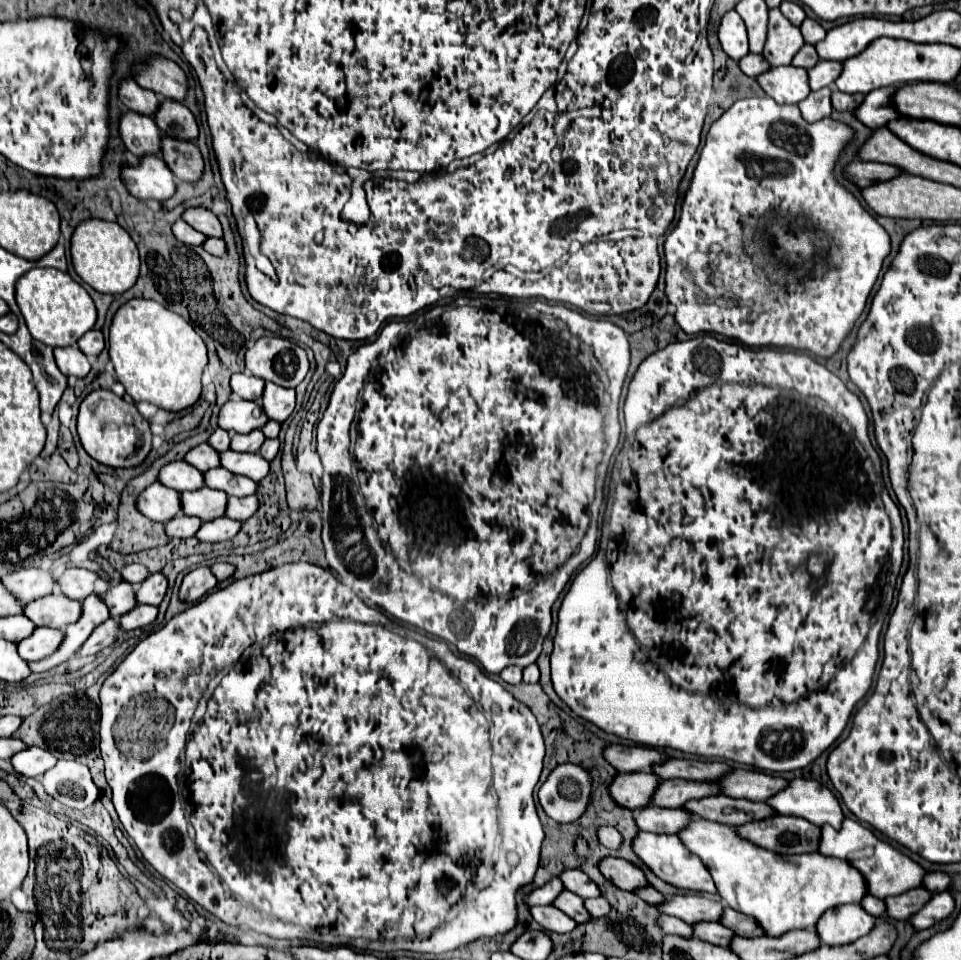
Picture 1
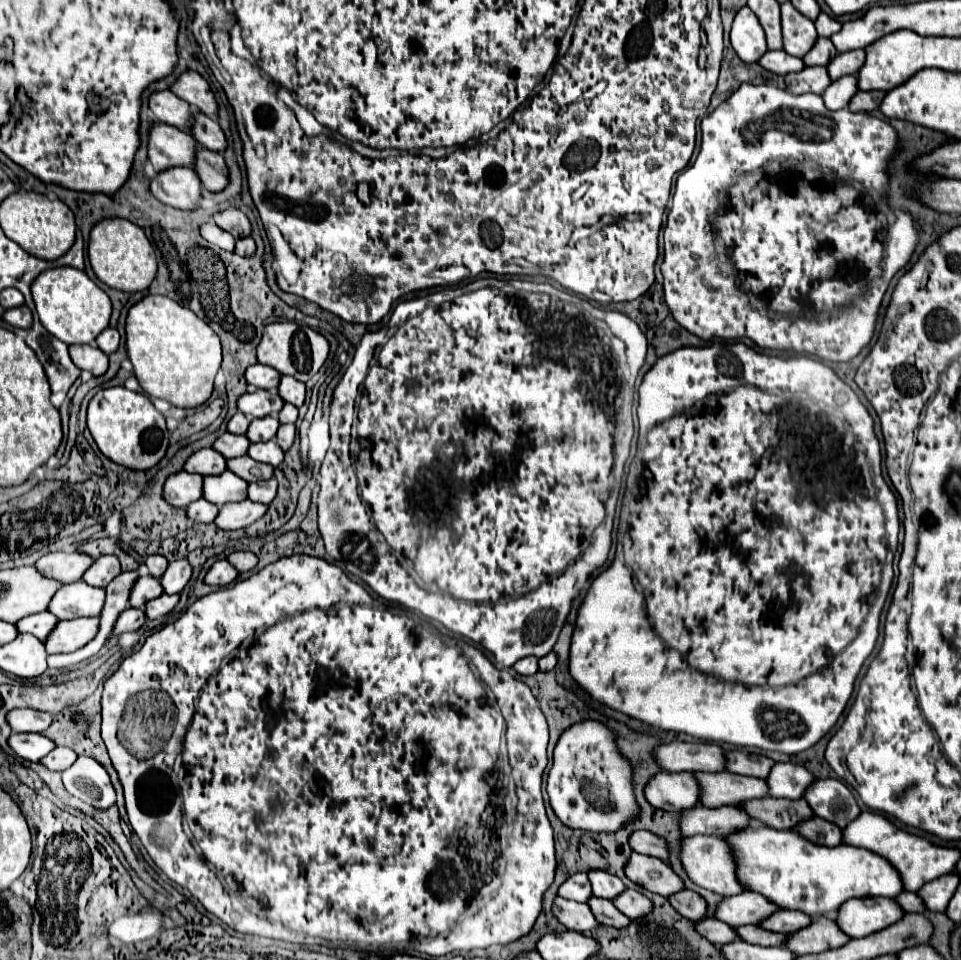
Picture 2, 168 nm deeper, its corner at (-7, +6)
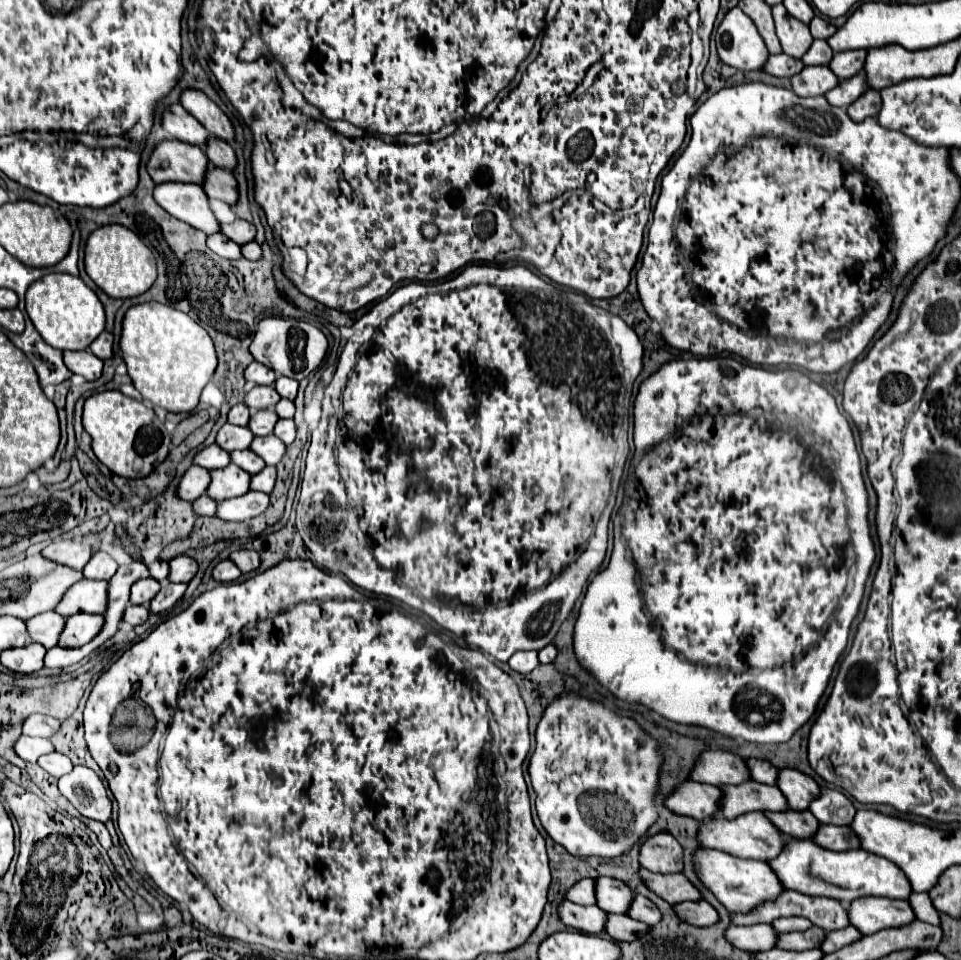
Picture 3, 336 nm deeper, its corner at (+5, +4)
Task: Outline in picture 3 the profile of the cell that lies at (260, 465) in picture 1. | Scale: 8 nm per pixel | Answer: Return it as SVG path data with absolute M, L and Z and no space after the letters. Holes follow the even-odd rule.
M271 433L265 437L255 437L249 447L253 453L257 453L267 465L277 465L285 453L285 445Z

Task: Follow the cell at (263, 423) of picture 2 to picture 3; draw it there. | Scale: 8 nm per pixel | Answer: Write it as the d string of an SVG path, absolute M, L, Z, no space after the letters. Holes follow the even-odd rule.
M263 409L263 411L255 411L251 415L251 421L249 421L249 429L255 437L263 437L263 435L269 435L277 423L277 413L271 411L271 409Z

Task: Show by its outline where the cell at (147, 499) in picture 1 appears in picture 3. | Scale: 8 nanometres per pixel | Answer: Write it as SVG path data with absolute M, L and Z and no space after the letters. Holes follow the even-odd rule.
M189 467L179 485L177 485L177 497L183 501L195 501L199 495L205 493L207 485L209 485L209 471L201 469L201 467Z

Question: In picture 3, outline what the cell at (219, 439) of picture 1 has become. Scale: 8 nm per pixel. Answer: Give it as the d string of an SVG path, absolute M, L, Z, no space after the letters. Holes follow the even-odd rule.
M237 403L235 407L231 407L229 415L227 415L227 423L231 425L247 425L249 421L249 409L243 405L243 403Z

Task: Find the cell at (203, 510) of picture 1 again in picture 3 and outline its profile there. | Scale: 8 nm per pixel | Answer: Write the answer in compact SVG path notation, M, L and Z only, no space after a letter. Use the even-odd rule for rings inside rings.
M227 465L223 469L211 471L211 483L207 487L207 497L213 501L223 501L231 497L245 495L249 491L249 473L239 469L237 465Z

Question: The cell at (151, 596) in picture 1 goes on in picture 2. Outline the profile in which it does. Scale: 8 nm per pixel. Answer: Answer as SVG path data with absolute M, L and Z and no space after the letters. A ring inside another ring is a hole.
M179 559L179 561L169 563L165 575L161 577L165 593L181 593L183 587L189 583L191 575L193 575L193 567L187 559Z

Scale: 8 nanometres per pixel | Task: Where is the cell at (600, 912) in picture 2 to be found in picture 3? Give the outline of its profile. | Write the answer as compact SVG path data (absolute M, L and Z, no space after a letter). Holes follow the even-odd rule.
M607 915L605 919L605 933L611 935L615 941L633 941L649 927L645 923L637 923L627 915Z

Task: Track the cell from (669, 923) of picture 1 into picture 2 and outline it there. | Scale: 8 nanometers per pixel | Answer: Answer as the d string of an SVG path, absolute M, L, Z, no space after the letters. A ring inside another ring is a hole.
M701 919L697 921L697 927L699 927L699 933L703 937L707 937L711 943L733 943L733 941L739 941L739 935L735 931L735 927L719 921L719 919Z

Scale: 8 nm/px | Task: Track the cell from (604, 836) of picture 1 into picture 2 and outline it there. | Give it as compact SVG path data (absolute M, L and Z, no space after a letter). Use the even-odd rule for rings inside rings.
M635 831L631 835L631 849L641 855L651 855L663 861L669 861L669 847L667 841L651 831Z

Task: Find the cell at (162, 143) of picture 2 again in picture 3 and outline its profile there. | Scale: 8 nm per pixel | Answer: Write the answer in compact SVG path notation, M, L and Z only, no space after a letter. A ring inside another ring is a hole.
M165 139L157 143L147 163L147 173L155 183L203 183L205 171L207 157L203 149L199 149L199 145L187 145L175 139Z

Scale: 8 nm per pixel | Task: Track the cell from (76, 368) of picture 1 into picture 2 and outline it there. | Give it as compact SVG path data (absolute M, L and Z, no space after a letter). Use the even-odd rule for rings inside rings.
M71 345L71 359L79 369L87 369L93 375L103 375L109 367L109 357L95 345Z

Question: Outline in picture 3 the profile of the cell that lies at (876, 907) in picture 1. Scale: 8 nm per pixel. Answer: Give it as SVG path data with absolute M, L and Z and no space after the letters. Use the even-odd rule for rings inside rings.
M911 893L911 897L907 901L909 901L909 905L911 905L911 909L919 921L939 925L939 913L931 905L931 899L927 893Z

